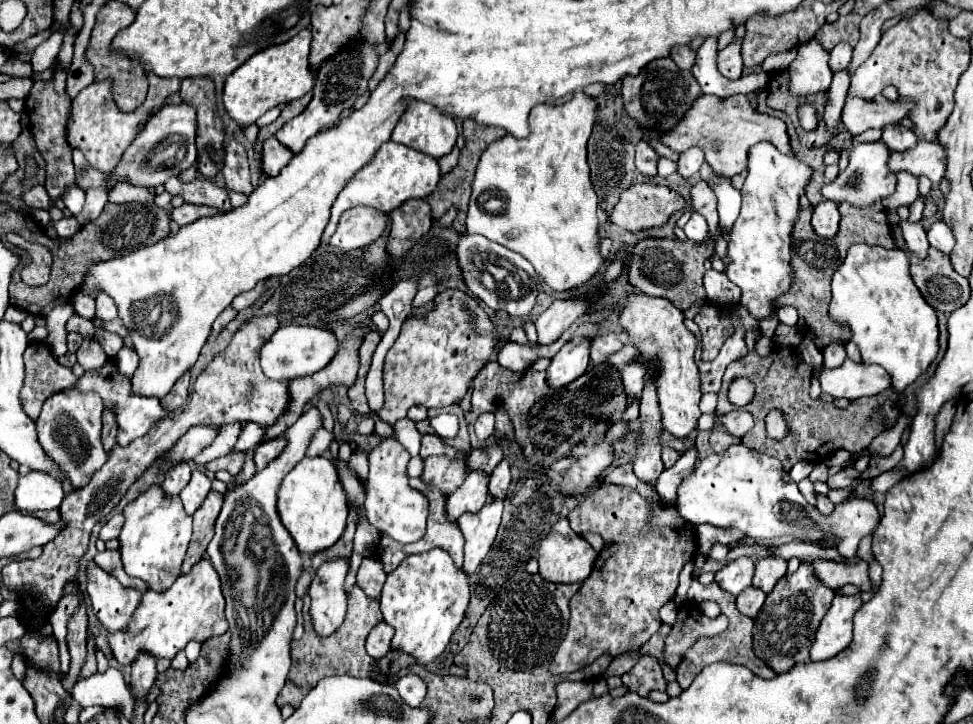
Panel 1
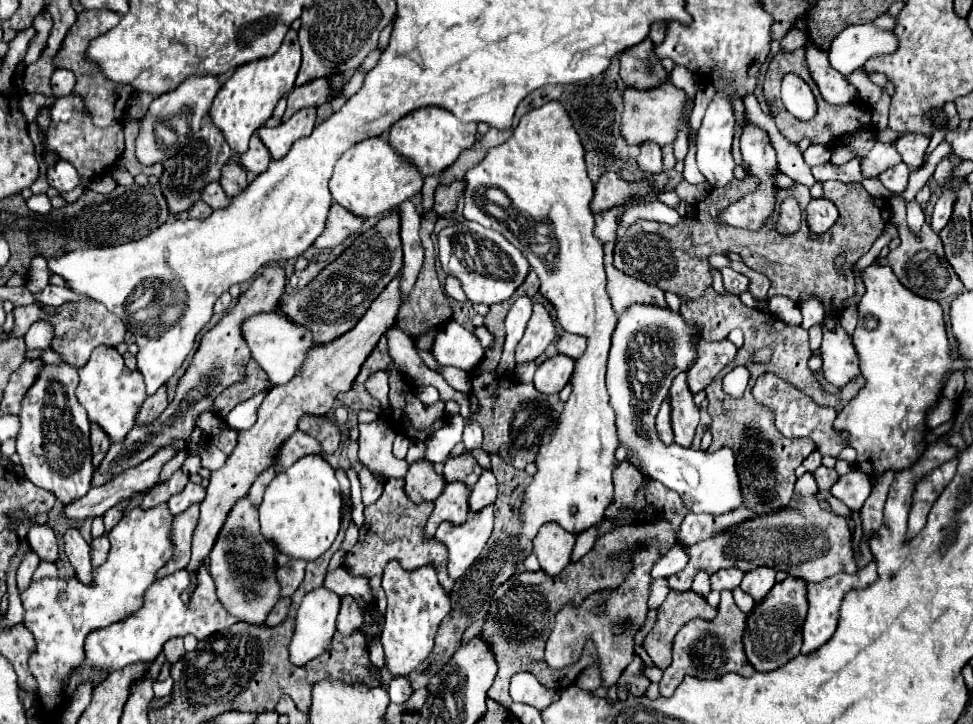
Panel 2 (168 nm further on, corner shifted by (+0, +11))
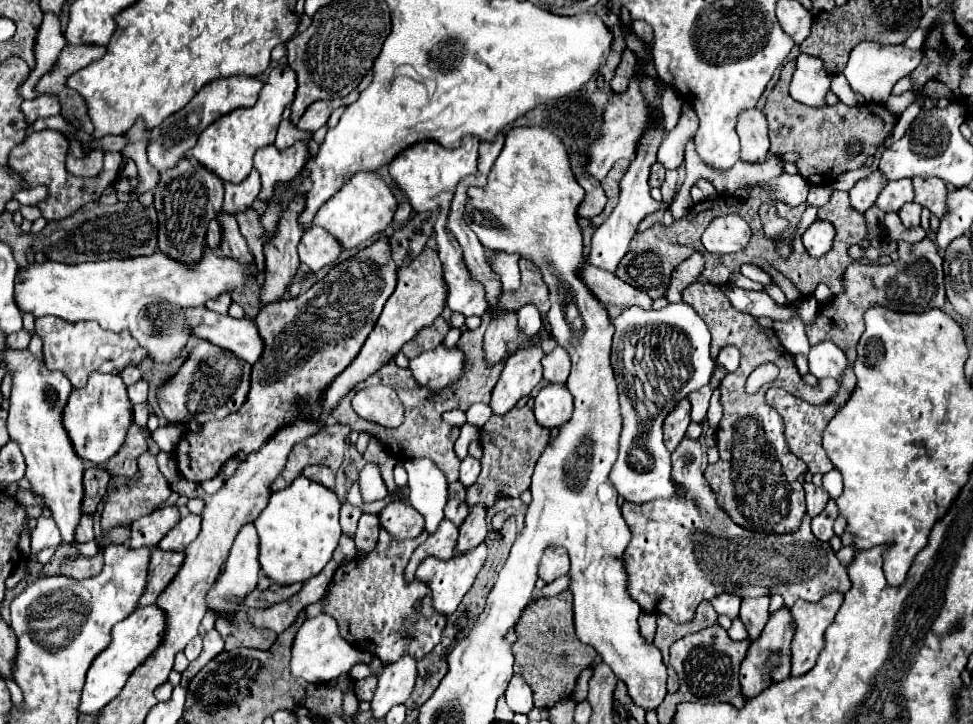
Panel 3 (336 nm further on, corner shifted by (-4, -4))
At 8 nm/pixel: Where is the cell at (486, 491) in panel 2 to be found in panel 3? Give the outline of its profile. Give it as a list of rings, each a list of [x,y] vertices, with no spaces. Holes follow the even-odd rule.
[[[476,505],[470,509],[470,515],[466,517],[466,521],[460,525],[460,535],[458,535],[458,543],[456,543],[456,551],[468,551],[472,547],[478,547],[484,539],[486,539],[486,511],[484,507]]]

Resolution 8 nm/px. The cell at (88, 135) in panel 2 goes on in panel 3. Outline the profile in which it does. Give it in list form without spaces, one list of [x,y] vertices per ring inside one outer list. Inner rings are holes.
[[[34,131],[34,133],[26,135],[26,139],[24,139],[24,143],[20,143],[20,147],[10,151],[10,171],[14,175],[22,177],[24,189],[32,189],[36,185],[46,185],[48,187],[48,197],[44,201],[36,203],[36,207],[40,209],[40,213],[46,221],[66,219],[74,211],[78,211],[84,203],[100,199],[102,191],[112,181],[116,181],[118,175],[120,175],[118,171],[120,171],[122,155],[120,153],[106,153],[104,169],[98,177],[94,177],[94,179],[74,177],[66,171],[66,165],[64,165],[66,163],[66,151],[68,151],[68,141],[58,131]]]

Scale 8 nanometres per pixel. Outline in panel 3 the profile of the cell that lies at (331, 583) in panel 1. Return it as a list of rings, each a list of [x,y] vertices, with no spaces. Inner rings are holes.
[[[318,615],[314,619],[308,619],[302,623],[302,627],[296,633],[294,645],[292,645],[292,675],[300,677],[308,683],[324,683],[324,681],[332,681],[344,673],[350,673],[350,669],[356,663],[364,663],[370,665],[372,655],[368,651],[362,651],[350,643],[346,643],[340,633],[338,633],[338,625],[330,615]]]

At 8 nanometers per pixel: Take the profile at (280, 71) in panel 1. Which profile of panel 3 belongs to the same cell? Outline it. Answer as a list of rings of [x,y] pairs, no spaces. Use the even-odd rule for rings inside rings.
[[[288,65],[274,67],[270,71],[266,85],[260,91],[256,105],[252,109],[236,109],[220,117],[210,127],[206,127],[198,135],[198,143],[192,149],[188,149],[188,153],[184,153],[184,159],[200,163],[204,169],[212,171],[224,183],[240,183],[252,171],[252,157],[256,149],[274,143],[282,111],[294,101],[294,91],[296,91],[296,73]]]

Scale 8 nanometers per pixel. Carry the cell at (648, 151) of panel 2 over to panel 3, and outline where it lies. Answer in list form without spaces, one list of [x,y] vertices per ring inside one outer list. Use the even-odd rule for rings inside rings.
[[[654,163],[650,169],[650,187],[660,187],[664,183],[664,173],[666,169],[660,163]]]

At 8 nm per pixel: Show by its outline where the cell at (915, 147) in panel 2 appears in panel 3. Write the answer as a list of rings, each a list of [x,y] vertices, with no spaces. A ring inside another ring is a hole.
[[[912,179],[914,181],[914,191],[916,197],[914,201],[920,203],[922,207],[928,207],[932,211],[932,215],[936,215],[938,219],[942,219],[948,213],[948,205],[946,205],[946,183],[942,179]]]

